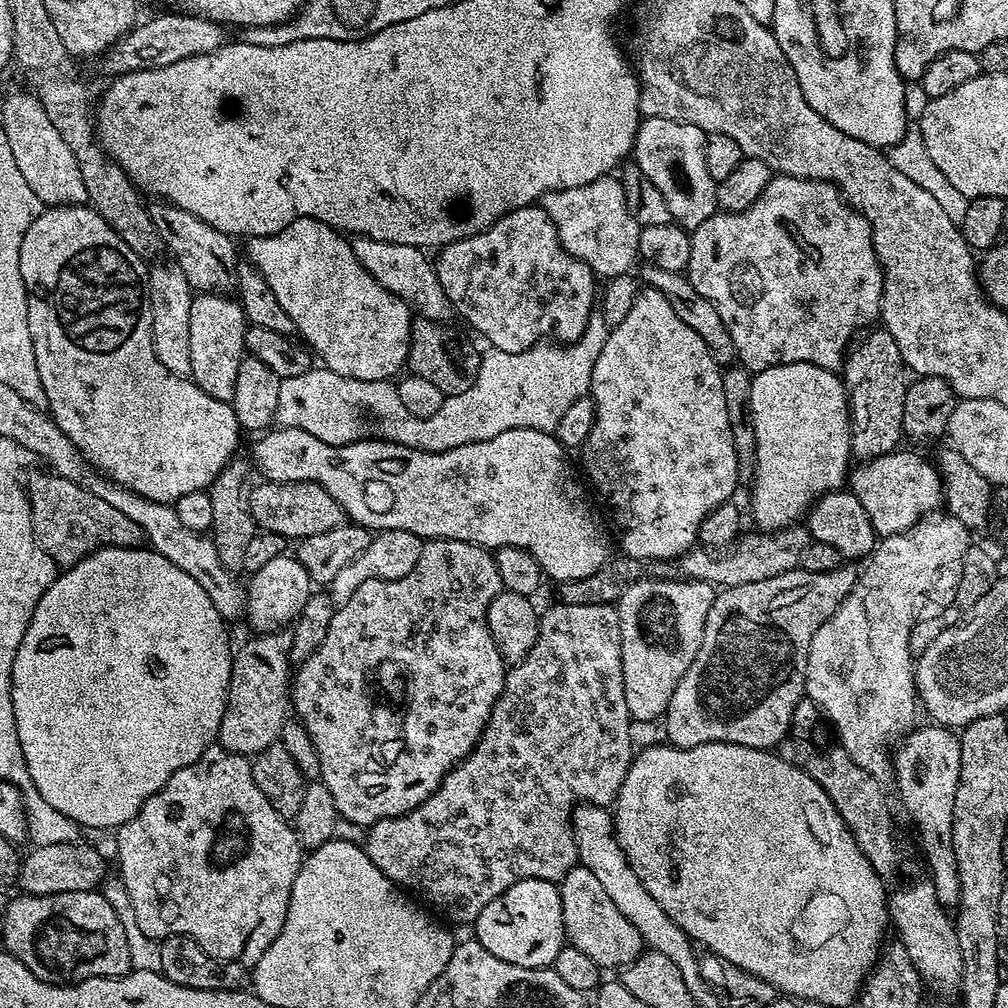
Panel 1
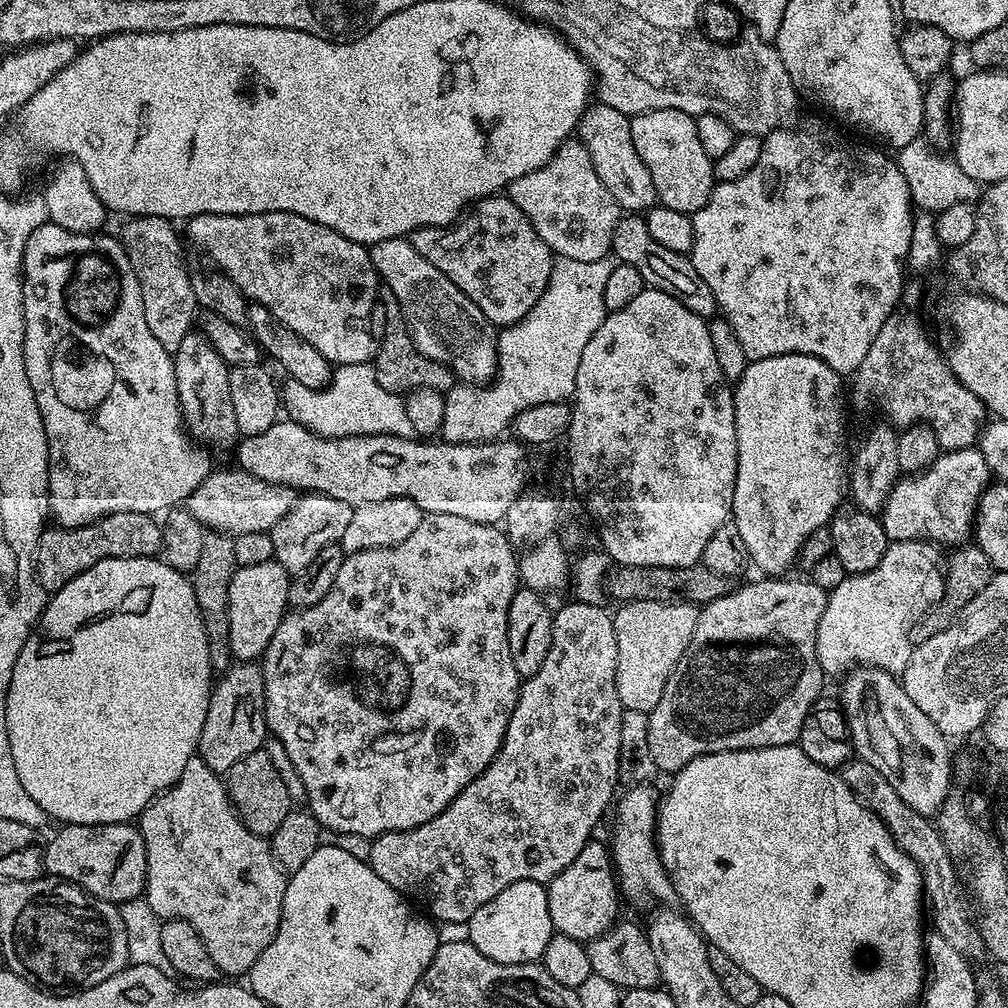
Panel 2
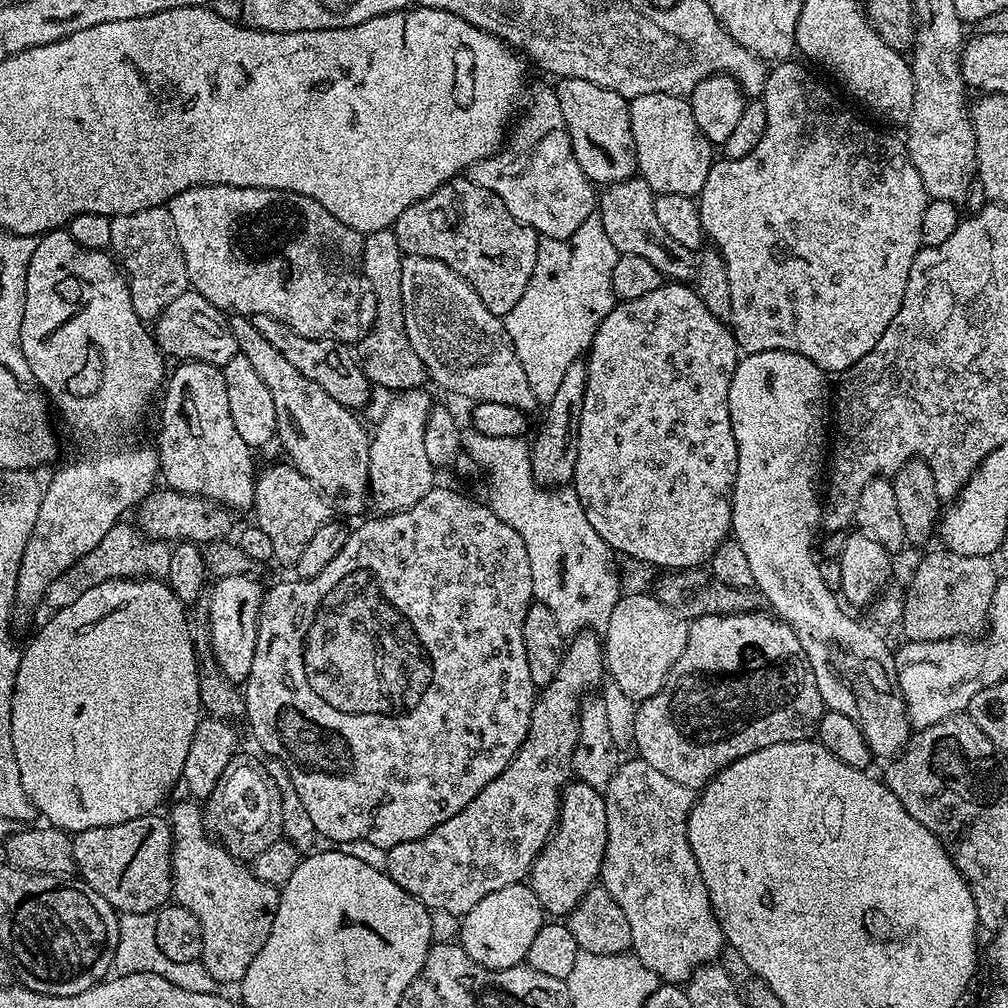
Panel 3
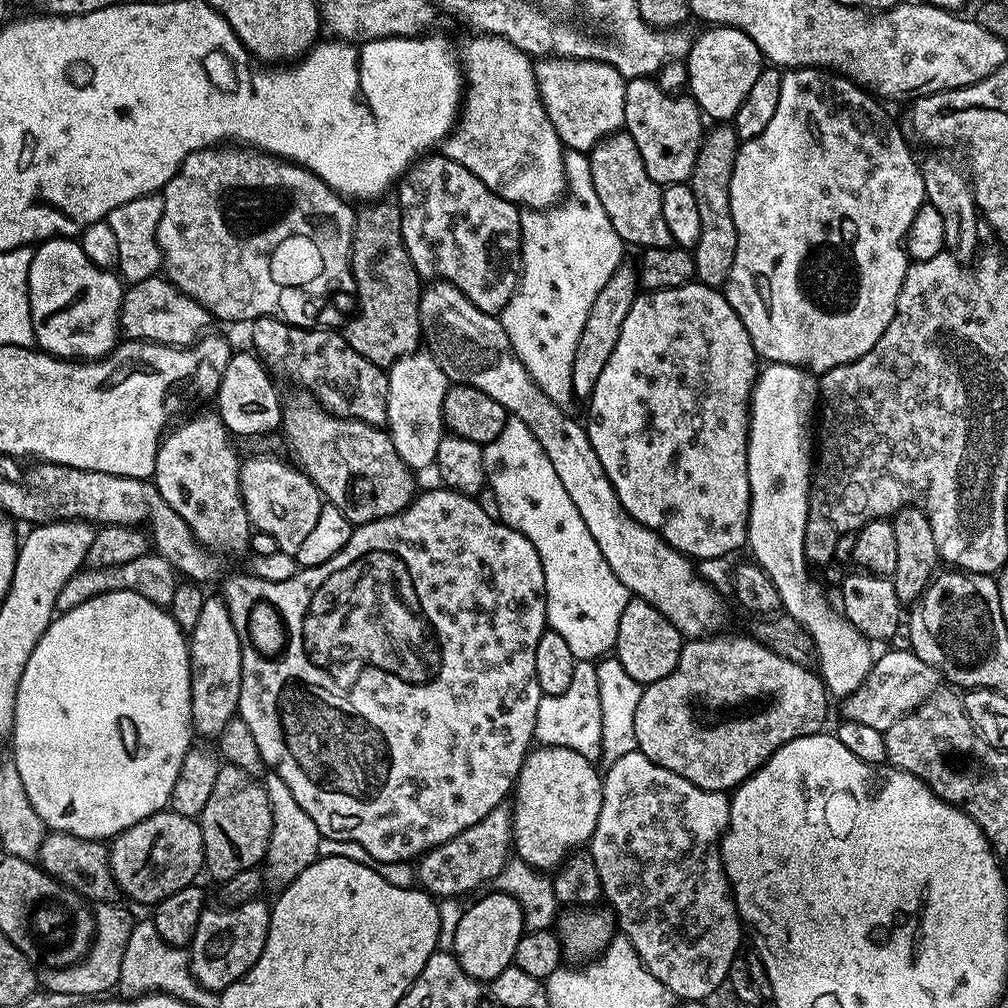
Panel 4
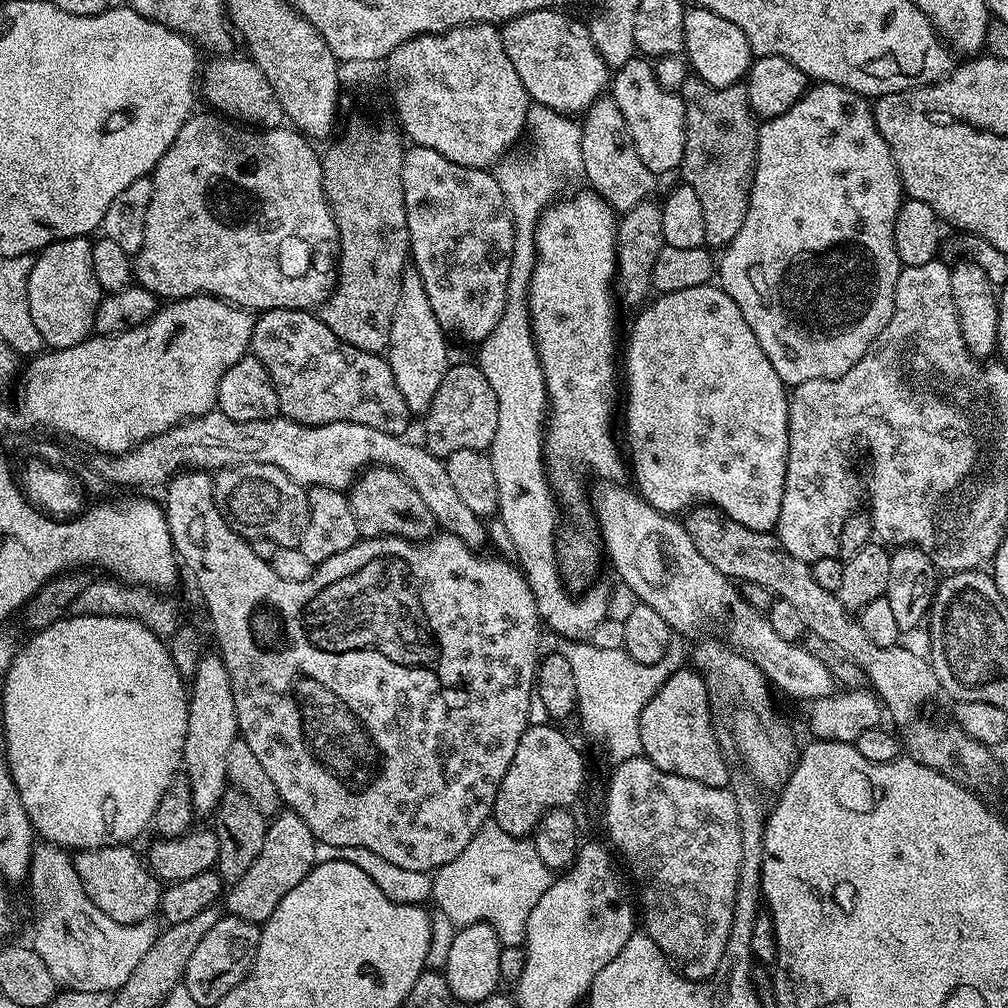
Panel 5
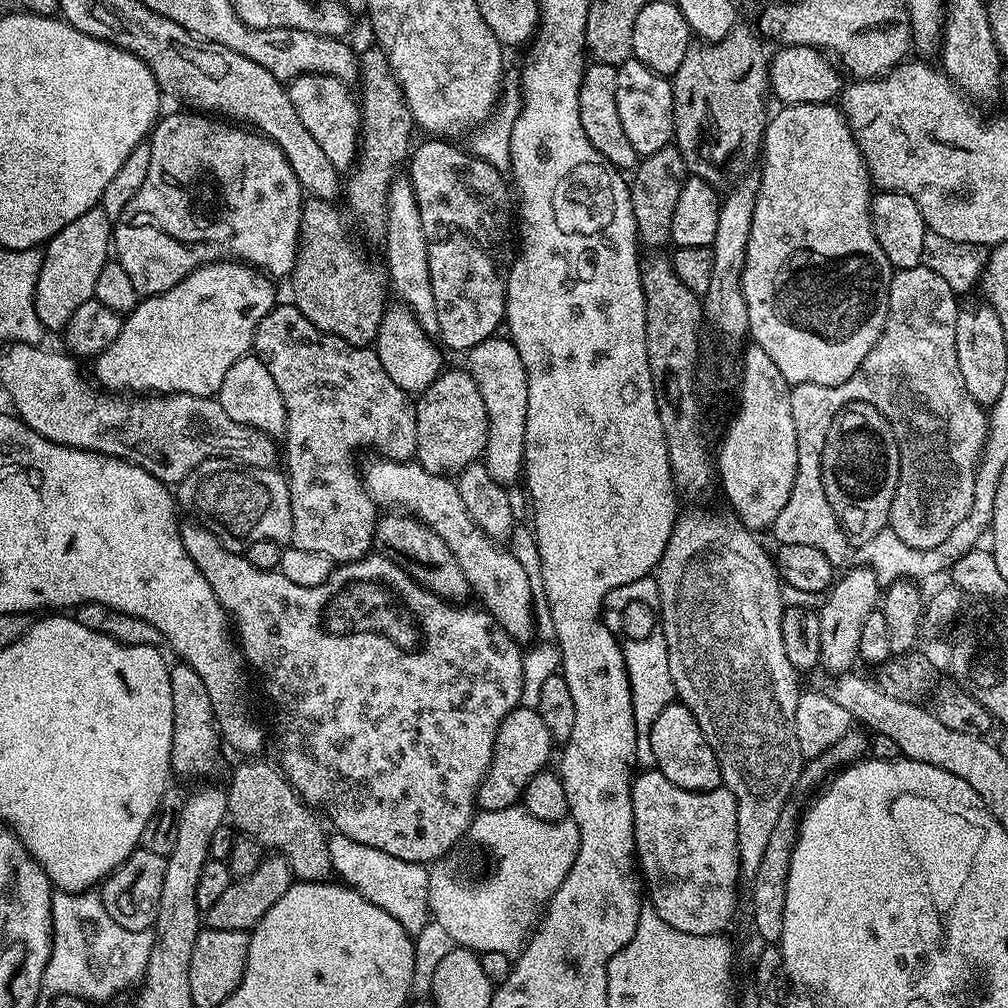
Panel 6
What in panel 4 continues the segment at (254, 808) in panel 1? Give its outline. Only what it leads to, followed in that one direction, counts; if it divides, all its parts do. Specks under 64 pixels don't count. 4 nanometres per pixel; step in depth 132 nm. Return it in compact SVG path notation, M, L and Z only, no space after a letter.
M260 898L246 901L236 907L209 907L198 918L198 930L190 945L191 967L194 978L208 991L217 994L226 990L238 978L242 978L258 962L262 946L266 946L266 934L272 913L269 905Z

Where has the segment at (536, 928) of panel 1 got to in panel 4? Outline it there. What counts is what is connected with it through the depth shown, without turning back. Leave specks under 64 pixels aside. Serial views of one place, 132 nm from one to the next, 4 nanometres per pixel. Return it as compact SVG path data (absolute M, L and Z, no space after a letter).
M492 890L489 896L468 904L462 914L462 920L454 935L451 950L456 961L475 980L493 980L498 978L514 964L514 950L518 950L518 942L525 934L525 905L518 903L512 896L499 890Z

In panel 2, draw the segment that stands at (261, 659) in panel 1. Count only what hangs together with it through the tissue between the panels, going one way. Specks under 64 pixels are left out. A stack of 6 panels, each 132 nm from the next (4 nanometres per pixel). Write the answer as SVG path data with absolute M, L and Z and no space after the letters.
M241 660L233 663L227 672L215 681L210 706L206 710L206 726L202 726L198 755L210 766L210 770L227 774L234 762L242 762L246 754L261 751L265 740L269 739L268 723L264 713L264 670L259 663L251 660Z

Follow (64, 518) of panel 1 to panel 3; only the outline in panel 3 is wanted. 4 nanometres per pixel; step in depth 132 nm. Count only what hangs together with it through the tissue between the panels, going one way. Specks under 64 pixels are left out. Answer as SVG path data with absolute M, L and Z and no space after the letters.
M117 522L113 528L106 530L106 538L90 550L90 554L82 554L70 570L58 574L44 595L43 607L48 610L65 608L72 605L77 598L82 598L86 590L92 589L107 580L138 580L141 578L164 578L170 570L172 544L167 540L153 540L145 536L135 523Z

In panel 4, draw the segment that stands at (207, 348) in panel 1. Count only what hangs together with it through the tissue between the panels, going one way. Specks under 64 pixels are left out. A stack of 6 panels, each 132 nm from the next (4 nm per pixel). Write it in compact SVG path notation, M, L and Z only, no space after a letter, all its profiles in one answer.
M211 415L192 416L189 420L181 419L165 435L160 442L160 449L156 451L154 483L158 494L162 494L162 498L166 498L166 502L170 502L170 510L174 510L174 514L178 514L178 518L182 518L182 522L186 522L186 526L190 526L194 538L198 538L198 542L203 548L215 550L220 554L245 551L248 548L250 525L246 506L240 497L242 456L232 449L231 442L233 443L233 441L230 439L229 430L220 421L219 415Z

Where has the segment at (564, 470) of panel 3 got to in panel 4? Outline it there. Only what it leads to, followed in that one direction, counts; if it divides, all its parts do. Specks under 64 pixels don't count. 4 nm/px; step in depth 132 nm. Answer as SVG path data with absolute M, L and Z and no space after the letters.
M625 262L602 286L598 298L594 298L594 306L586 314L586 326L582 326L582 334L578 338L578 346L574 350L574 366L572 367L572 395L577 401L587 401L594 390L594 382L602 375L610 353L618 342L618 330L622 326L626 314L630 314L630 306L638 295L638 272L631 263Z

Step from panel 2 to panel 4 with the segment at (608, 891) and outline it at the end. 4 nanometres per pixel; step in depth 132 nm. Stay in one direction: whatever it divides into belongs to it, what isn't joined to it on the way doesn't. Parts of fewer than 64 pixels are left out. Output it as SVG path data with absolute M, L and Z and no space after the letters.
M536 746L529 751L528 757L524 759L522 770L516 779L514 799L511 801L510 807L512 810L512 846L515 855L527 862L531 868L537 870L545 870L544 868L552 868L551 870L559 869L560 865L572 855L574 850L583 849L591 841L594 830L598 826L598 814L602 814L602 790L604 789L601 769L598 770L596 768L598 767L595 763L588 761L581 754L578 754L577 751L566 749L564 746Z

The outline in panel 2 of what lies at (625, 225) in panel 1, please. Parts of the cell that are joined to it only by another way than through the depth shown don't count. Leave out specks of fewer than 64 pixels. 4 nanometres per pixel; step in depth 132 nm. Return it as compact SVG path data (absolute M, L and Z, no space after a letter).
M579 139L565 140L564 145L552 155L550 162L508 185L506 195L515 202L518 210L522 210L522 214L526 214L538 238L542 238L542 242L546 242L546 246L557 257L594 262L612 252L614 230L622 219L622 209L614 202L610 190L602 186L602 178L598 178L598 170L594 170L594 162Z

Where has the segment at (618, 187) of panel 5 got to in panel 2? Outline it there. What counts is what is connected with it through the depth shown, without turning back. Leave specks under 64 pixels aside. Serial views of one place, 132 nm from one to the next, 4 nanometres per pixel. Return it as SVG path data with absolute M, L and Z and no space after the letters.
M628 214L620 219L614 230L612 252L619 263L634 266L634 270L638 270L638 274L642 274L647 287L657 288L678 298L684 303L686 310L694 310L694 314L699 316L712 318L717 315L718 309L714 294L710 290L710 286L706 286L706 282L702 282L698 270L694 270L691 259L685 253L666 250L666 246L662 246L662 242L654 242L654 237L650 234L643 215Z

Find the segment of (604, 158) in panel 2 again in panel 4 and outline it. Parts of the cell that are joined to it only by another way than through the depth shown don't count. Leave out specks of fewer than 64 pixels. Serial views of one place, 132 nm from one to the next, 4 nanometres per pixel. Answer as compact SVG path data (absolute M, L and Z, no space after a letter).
M545 56L534 64L539 96L560 142L569 151L589 153L599 140L624 128L626 77L597 60Z

